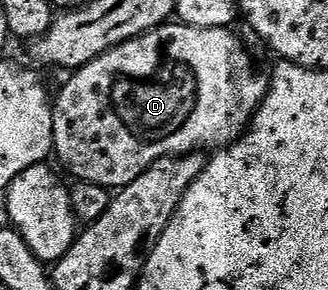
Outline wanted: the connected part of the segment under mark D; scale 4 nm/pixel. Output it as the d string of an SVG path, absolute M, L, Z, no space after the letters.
M167 21L77 68L52 103L56 159L58 155L75 180L121 189L162 159L188 155L202 147L222 149L241 139L270 90L270 79L254 68L249 53L232 32L224 27L196 29Z

